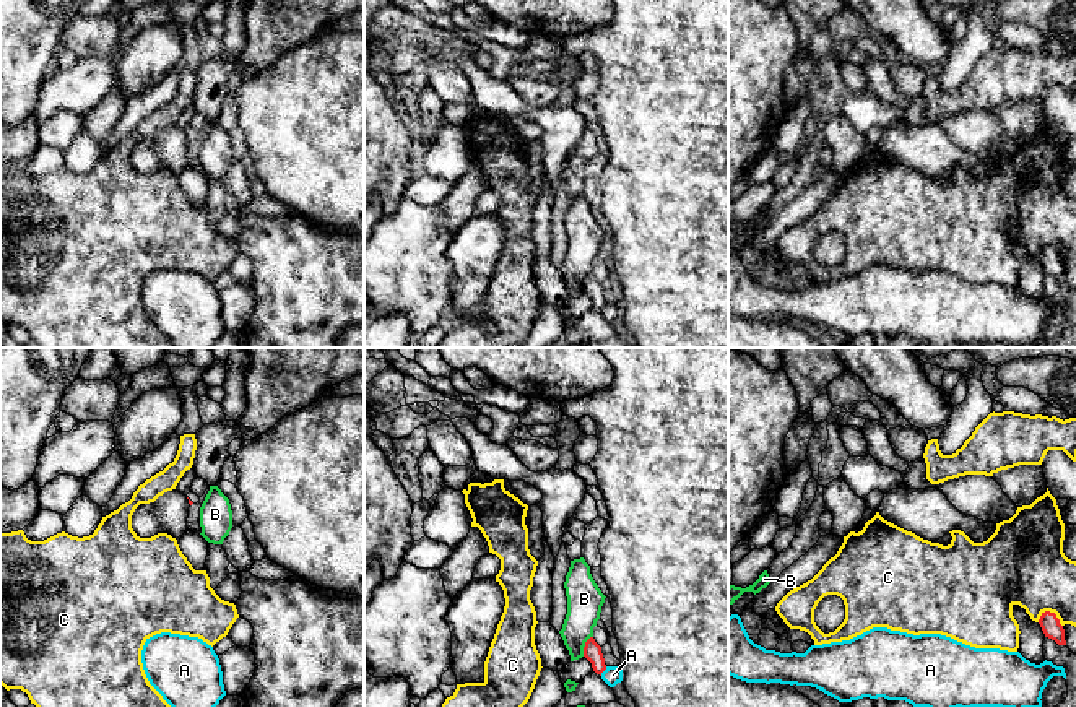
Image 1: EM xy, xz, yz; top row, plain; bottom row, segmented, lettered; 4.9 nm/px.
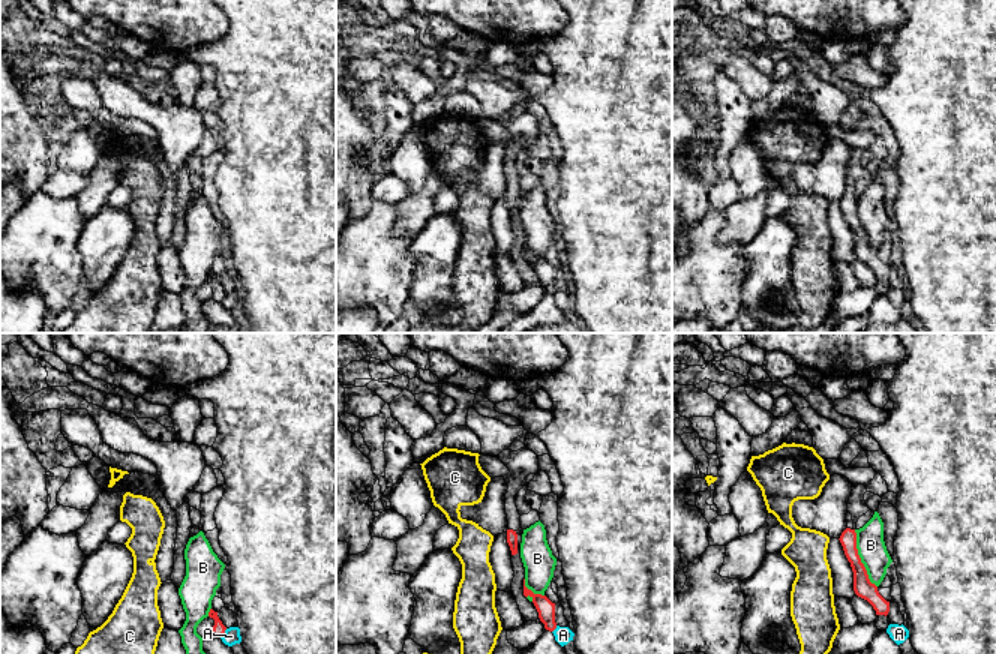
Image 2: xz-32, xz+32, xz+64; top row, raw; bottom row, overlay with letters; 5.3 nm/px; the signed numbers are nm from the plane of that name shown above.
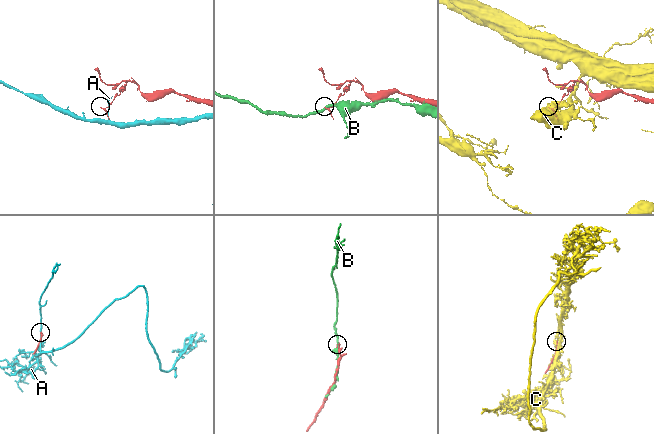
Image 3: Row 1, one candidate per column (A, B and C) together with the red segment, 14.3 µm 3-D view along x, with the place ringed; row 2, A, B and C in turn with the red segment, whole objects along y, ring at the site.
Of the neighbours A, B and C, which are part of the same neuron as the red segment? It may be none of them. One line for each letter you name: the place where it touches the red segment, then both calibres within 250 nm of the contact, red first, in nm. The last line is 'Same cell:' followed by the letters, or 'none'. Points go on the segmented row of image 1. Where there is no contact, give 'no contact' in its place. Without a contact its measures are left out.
Same cell: none

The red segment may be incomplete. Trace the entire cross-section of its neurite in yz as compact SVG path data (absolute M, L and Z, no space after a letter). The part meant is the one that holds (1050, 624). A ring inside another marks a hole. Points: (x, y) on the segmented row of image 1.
M1045 611L1042 613L1039 624L1045 634L1045 637L1055 640L1058 645L1066 645L1065 629L1060 624L1060 619L1055 613Z

